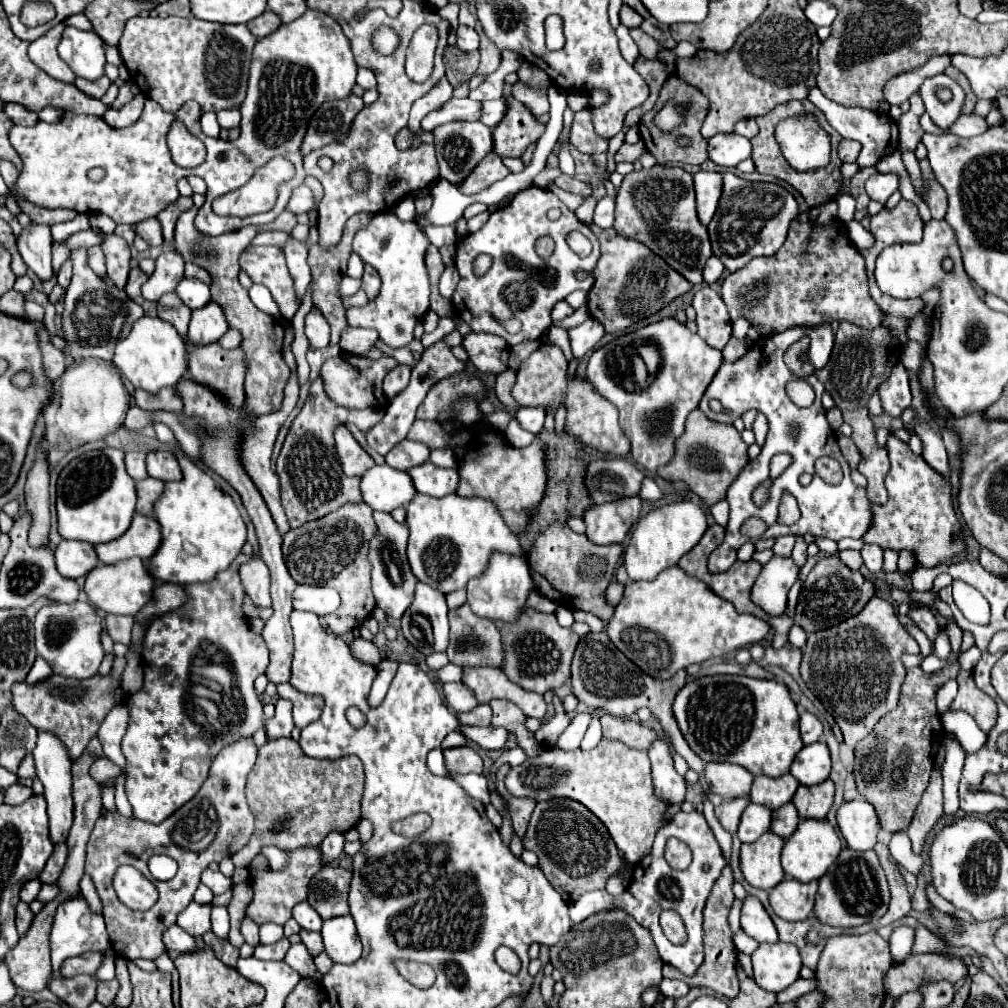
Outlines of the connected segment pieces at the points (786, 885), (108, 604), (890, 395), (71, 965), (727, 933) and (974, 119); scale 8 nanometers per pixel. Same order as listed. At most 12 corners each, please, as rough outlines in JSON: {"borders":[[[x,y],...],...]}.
{"borders":[[[785,878],[769,892],[777,916],[813,914],[817,880]],[[143,560],[99,564],[87,574],[93,606],[135,616],[153,600]],[[901,362],[879,386],[885,412],[899,418],[911,404]],[[85,952],[65,960],[61,974],[93,976],[103,952]],[[725,866],[705,908],[705,962],[693,976],[664,963],[664,978],[739,992],[729,926],[733,870]],[[963,114],[951,132],[963,138],[979,136],[987,122],[977,114]]]}

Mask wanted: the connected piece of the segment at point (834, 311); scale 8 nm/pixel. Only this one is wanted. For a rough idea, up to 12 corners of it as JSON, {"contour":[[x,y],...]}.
{"contour":[[793,220],[777,254],[721,282],[763,336],[845,320],[873,330],[863,256],[839,220]]}

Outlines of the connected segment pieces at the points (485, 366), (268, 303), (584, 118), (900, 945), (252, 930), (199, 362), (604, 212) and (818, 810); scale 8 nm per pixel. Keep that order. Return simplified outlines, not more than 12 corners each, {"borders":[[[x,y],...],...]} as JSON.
{"borders":[[[469,332],[461,346],[483,374],[507,370],[509,344]],[[265,286],[249,288],[253,304],[259,310],[281,320],[275,300]],[[589,108],[575,112],[569,140],[579,152],[607,152]],[[899,926],[889,938],[891,954],[897,962],[913,948],[915,930]],[[245,918],[241,934],[251,946],[259,944],[259,926]],[[189,346],[195,382],[241,406],[245,352]],[[602,184],[607,196],[597,202],[593,224],[607,230],[615,222],[615,188]],[[831,780],[799,786],[799,816],[823,820],[833,804]]]}

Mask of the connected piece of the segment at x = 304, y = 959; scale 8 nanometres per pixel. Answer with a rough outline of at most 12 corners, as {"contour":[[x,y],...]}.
{"contour":[[301,942],[289,948],[285,962],[303,978],[317,970]]}

